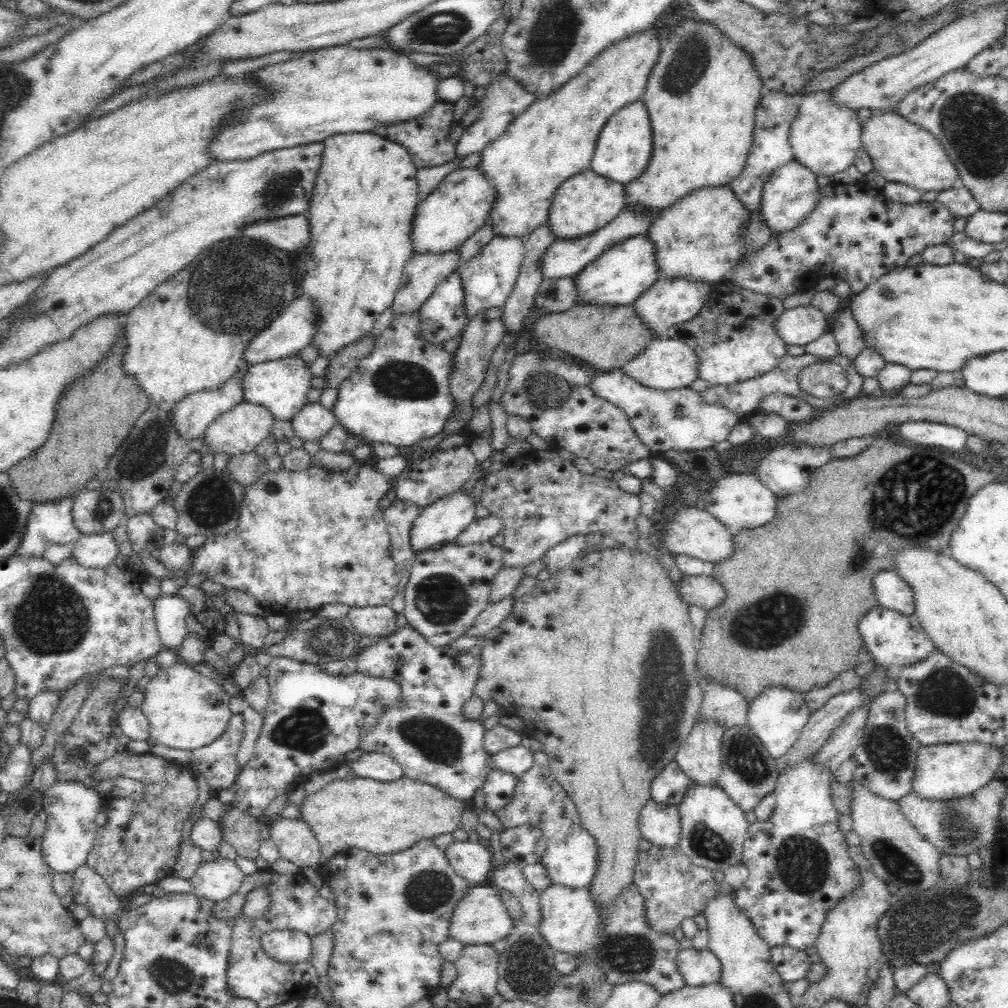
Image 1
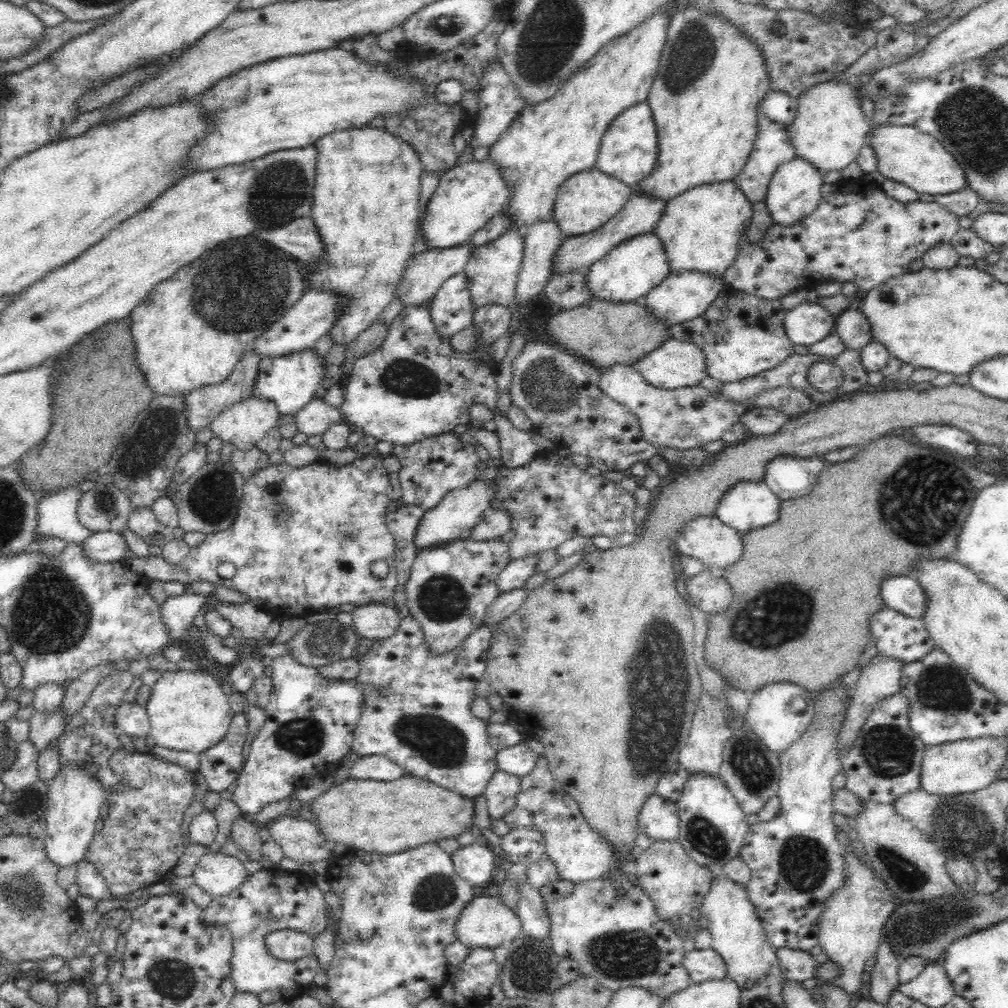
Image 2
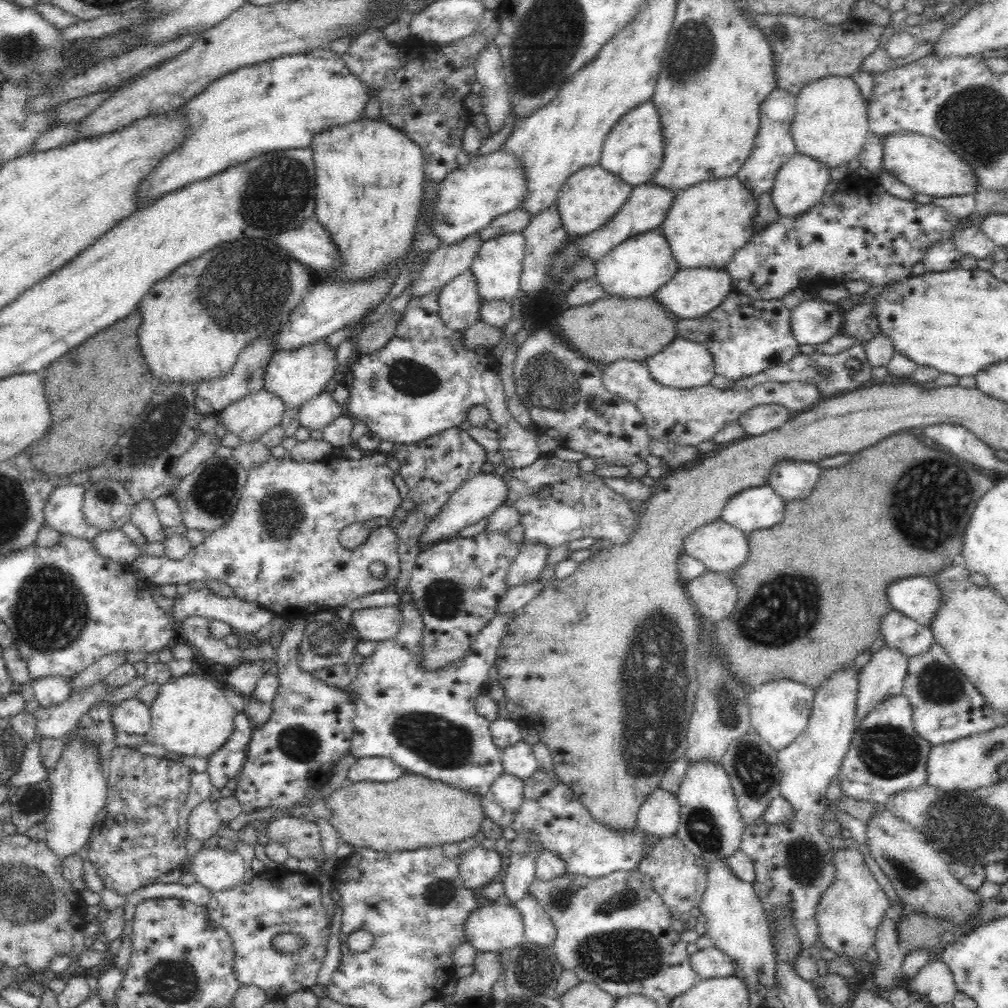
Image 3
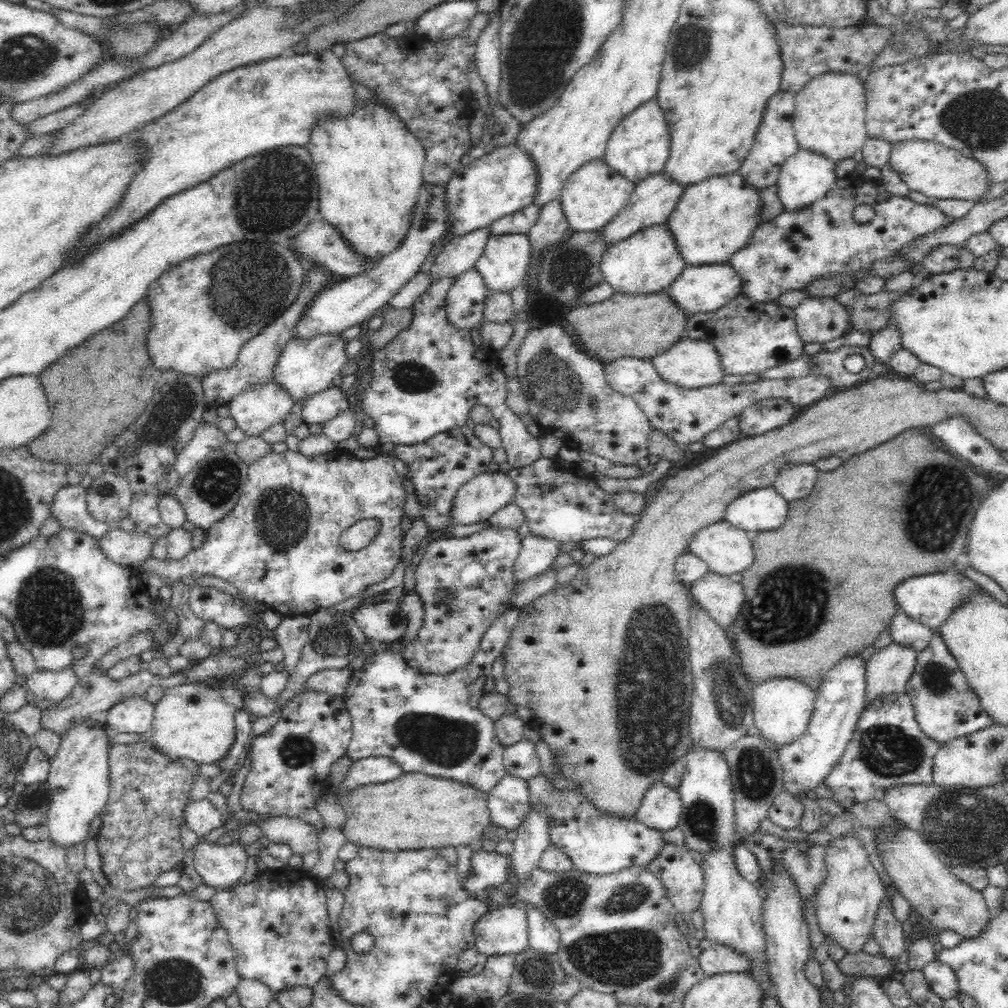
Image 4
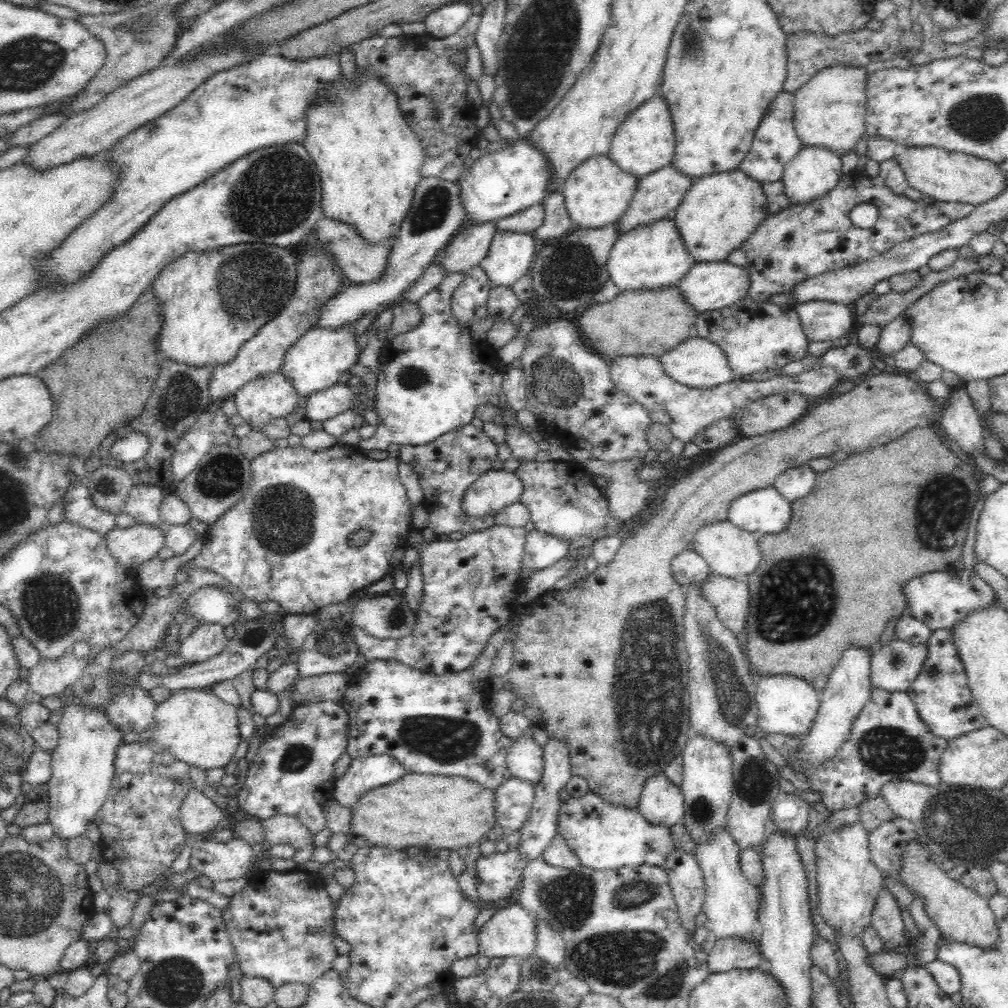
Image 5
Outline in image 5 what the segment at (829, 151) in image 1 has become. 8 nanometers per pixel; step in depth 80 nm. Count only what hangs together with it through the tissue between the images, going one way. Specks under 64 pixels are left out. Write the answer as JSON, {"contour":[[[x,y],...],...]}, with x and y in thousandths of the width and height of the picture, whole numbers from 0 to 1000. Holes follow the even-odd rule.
{"contour":[[[827,64],[813,69],[788,93],[788,129],[796,146],[812,145],[835,156],[849,147],[858,133],[859,69]]]}

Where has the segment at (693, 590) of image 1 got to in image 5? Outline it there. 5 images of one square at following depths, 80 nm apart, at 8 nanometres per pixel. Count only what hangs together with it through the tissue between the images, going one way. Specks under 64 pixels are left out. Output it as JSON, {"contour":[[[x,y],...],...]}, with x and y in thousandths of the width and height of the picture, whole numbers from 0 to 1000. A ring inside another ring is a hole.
{"contour":[[[704,568],[703,573],[693,579],[693,583],[698,594],[708,602],[710,613],[734,632],[738,628],[738,615],[744,597],[742,581],[738,574]]]}

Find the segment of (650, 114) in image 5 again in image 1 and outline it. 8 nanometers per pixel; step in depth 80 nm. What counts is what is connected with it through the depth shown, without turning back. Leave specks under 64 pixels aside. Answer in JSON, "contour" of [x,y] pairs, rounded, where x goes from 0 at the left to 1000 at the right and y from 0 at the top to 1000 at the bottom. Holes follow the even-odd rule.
{"contour":[[[635,99],[620,104],[609,111],[597,125],[591,147],[585,159],[585,169],[595,175],[603,176],[612,182],[623,183],[633,177],[647,153],[647,128],[641,105]]]}

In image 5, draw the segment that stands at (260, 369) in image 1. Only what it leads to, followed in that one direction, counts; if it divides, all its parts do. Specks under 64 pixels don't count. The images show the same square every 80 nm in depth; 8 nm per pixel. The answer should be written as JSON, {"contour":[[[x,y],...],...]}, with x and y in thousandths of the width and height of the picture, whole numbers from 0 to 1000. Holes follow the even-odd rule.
{"contour":[[[347,322],[328,326],[313,325],[303,329],[290,341],[282,359],[276,368],[292,382],[292,388],[297,394],[305,394],[310,390],[327,385],[330,381],[340,378],[345,366],[354,359],[356,349],[353,344],[353,333]]]}

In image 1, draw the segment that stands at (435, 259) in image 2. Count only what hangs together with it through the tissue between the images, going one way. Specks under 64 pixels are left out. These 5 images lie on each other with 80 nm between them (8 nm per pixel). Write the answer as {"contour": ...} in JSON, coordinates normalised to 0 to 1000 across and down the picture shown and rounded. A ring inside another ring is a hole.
{"contour":[[[454,249],[438,252],[409,251],[400,266],[397,284],[387,304],[389,313],[415,309],[421,298],[431,290],[442,274],[450,271],[454,262]]]}

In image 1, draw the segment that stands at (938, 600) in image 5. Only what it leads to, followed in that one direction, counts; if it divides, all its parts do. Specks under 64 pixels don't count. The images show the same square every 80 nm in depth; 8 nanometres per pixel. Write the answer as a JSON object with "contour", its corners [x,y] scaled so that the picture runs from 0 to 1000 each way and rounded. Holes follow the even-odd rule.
{"contour":[[[875,565],[864,576],[869,595],[873,601],[890,605],[898,610],[907,607],[907,592],[904,582],[893,574],[887,565]]]}

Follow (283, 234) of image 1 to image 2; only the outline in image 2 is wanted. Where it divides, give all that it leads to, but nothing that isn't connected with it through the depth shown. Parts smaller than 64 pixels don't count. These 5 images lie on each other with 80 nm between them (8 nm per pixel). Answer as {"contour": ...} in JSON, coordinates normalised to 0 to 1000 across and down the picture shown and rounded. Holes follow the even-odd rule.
{"contour":[[[309,215],[293,216],[274,226],[254,228],[250,233],[285,250],[293,258],[310,263],[317,259],[317,250],[321,247]]]}

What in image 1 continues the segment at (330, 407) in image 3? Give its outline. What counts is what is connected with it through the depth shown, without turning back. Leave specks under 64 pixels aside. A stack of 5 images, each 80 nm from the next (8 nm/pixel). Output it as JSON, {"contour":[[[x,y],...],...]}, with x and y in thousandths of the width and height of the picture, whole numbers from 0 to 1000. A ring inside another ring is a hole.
{"contour":[[[314,398],[304,400],[289,418],[292,431],[298,437],[316,438],[333,421],[333,414]]]}

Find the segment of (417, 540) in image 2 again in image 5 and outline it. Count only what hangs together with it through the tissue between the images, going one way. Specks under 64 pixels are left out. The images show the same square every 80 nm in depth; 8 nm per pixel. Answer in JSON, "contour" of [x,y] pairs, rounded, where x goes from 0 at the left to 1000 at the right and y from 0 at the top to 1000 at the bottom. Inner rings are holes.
{"contour":[[[486,466],[462,487],[457,504],[465,514],[490,512],[505,500],[514,498],[519,479],[509,468]]]}

